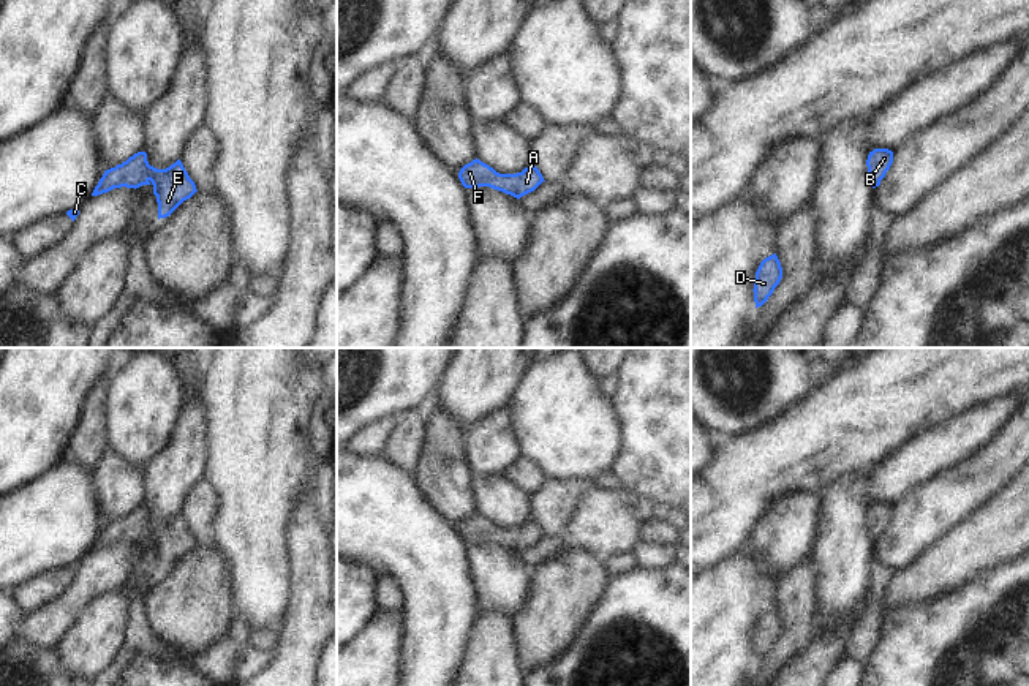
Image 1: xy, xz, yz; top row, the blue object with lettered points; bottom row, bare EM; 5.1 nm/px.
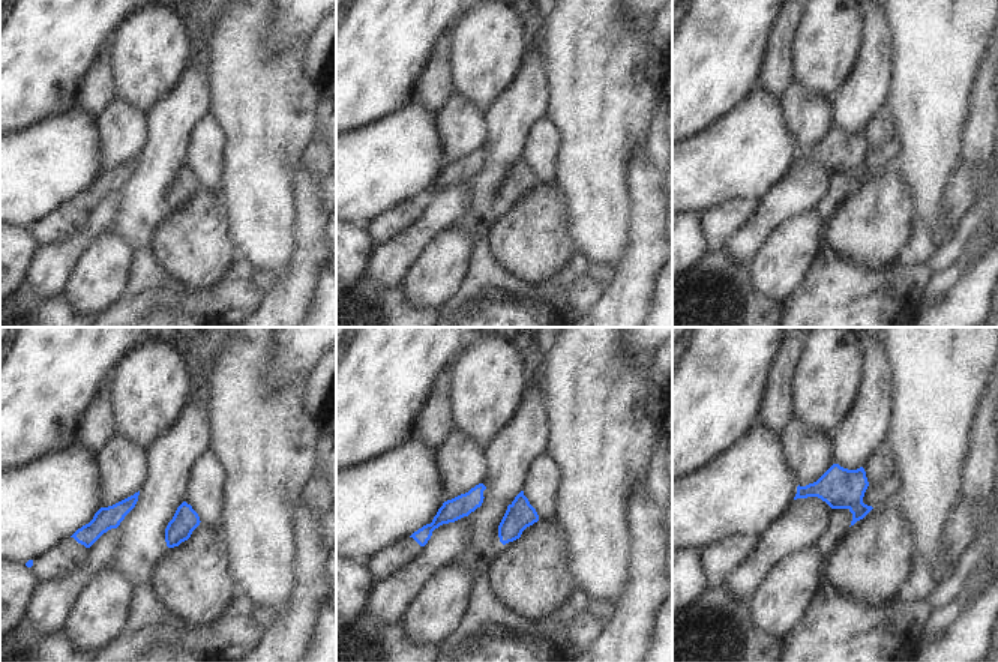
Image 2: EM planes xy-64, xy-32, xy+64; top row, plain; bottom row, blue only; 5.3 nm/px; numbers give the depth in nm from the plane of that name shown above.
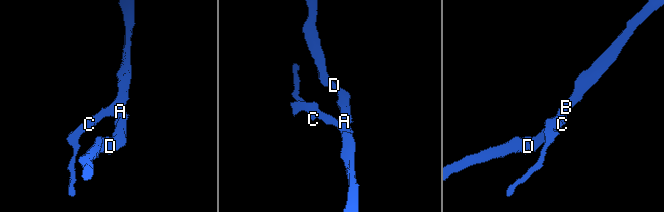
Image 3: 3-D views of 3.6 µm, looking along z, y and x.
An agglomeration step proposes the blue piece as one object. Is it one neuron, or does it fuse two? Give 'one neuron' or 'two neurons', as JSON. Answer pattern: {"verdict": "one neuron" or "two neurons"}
{"verdict": "one neuron"}

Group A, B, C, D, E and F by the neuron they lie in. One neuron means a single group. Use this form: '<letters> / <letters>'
A B C D E F

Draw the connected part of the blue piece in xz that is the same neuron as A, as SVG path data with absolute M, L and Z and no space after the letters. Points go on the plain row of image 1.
M477 512L460 523L458 533L465 542L490 541L517 553L534 545L545 536L539 523L533 518L517 528L499 528Z

